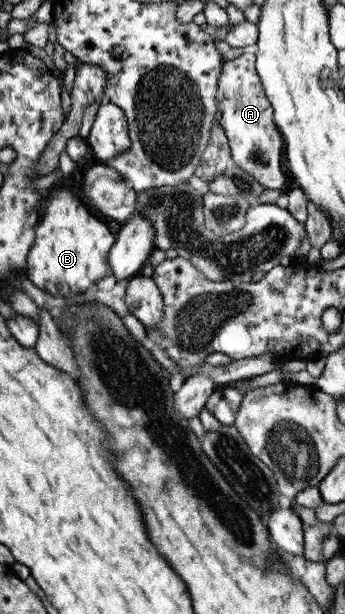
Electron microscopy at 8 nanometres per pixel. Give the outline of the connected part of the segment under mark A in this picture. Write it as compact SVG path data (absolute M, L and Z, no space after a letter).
M243 54L225 61L216 97L220 99L222 112L219 124L227 134L235 165L251 174L262 187L282 190L290 182L290 177L283 170L285 143L275 125L273 107L256 69L256 55Z

